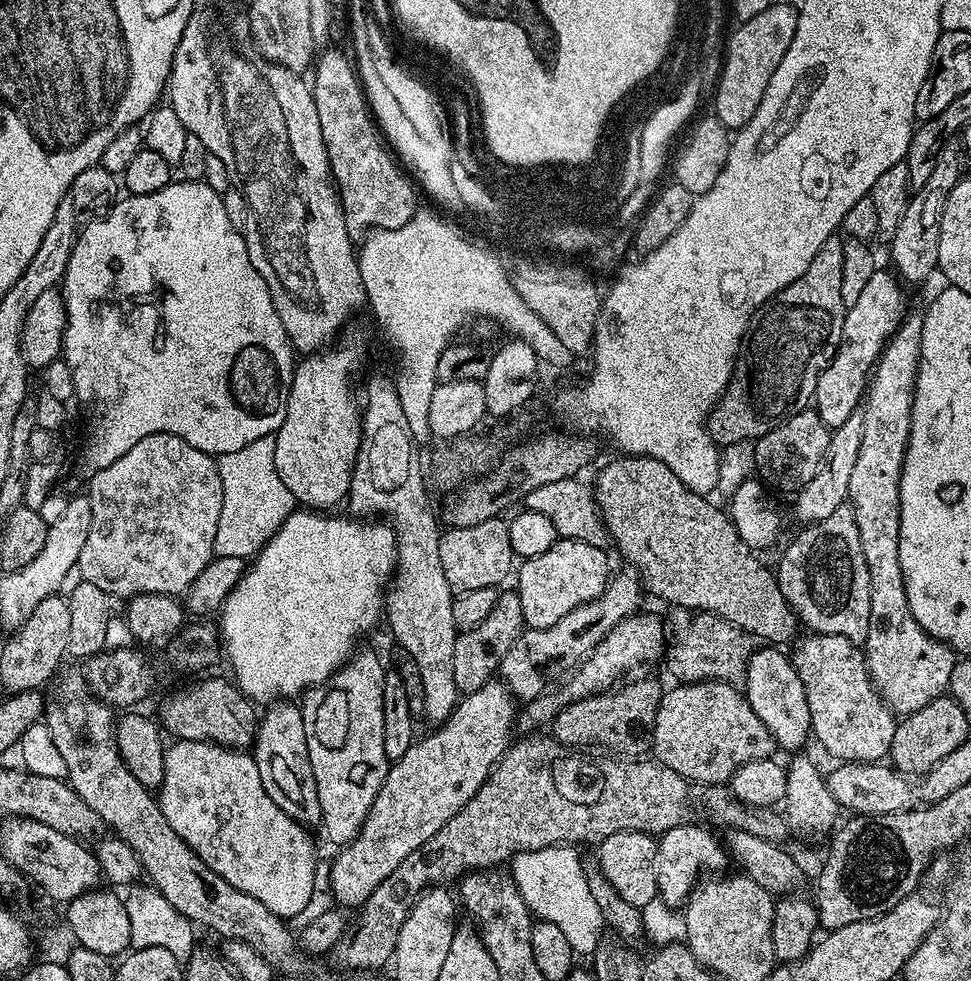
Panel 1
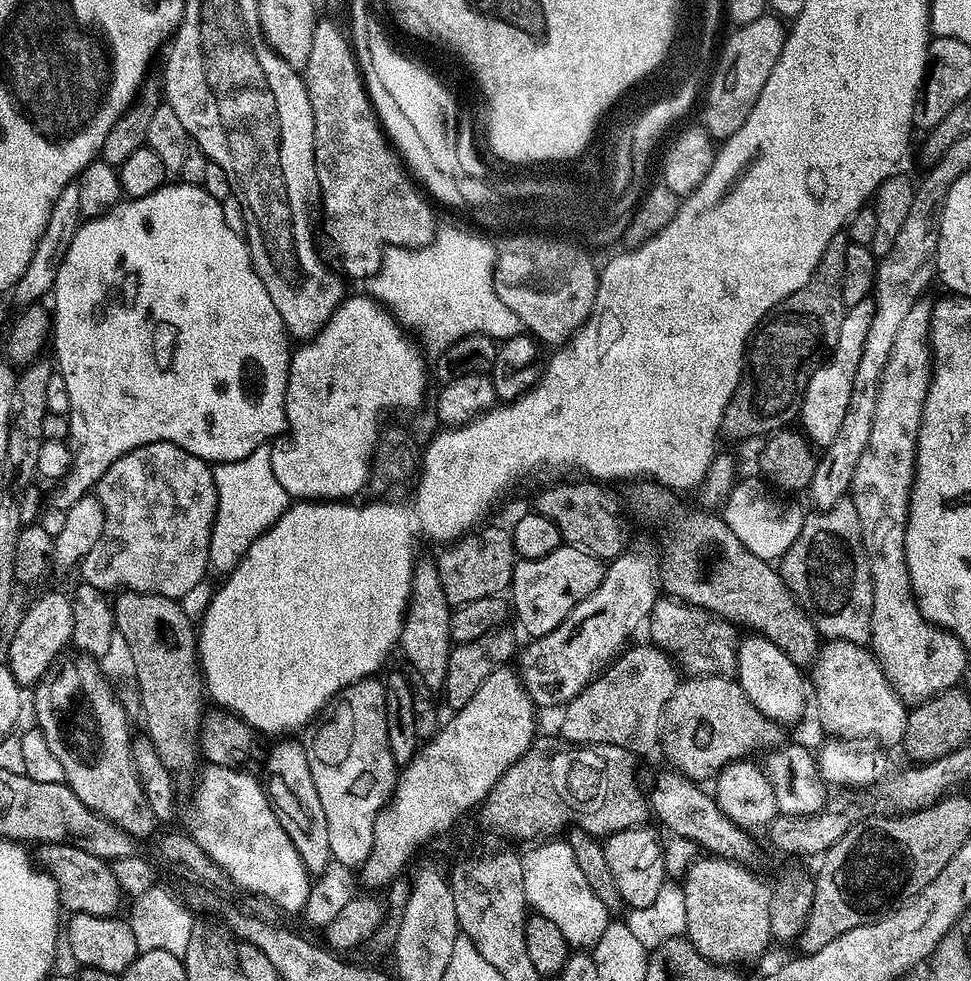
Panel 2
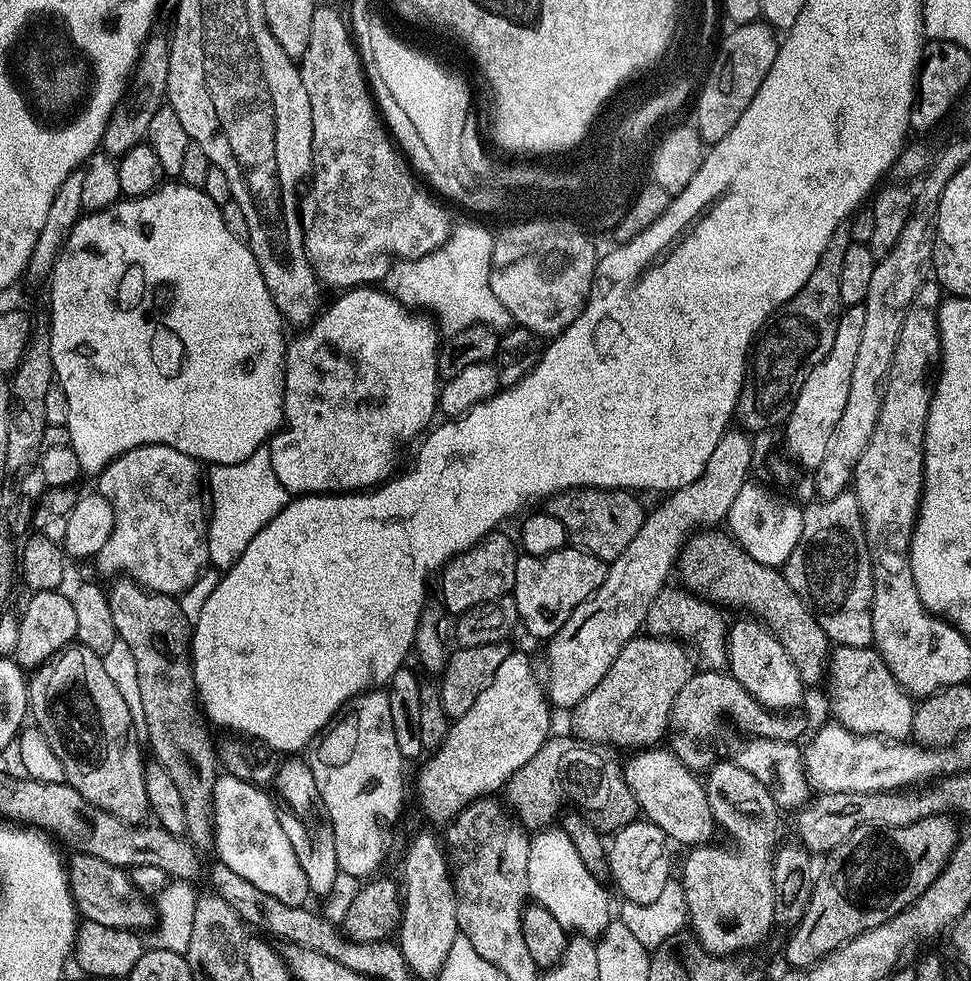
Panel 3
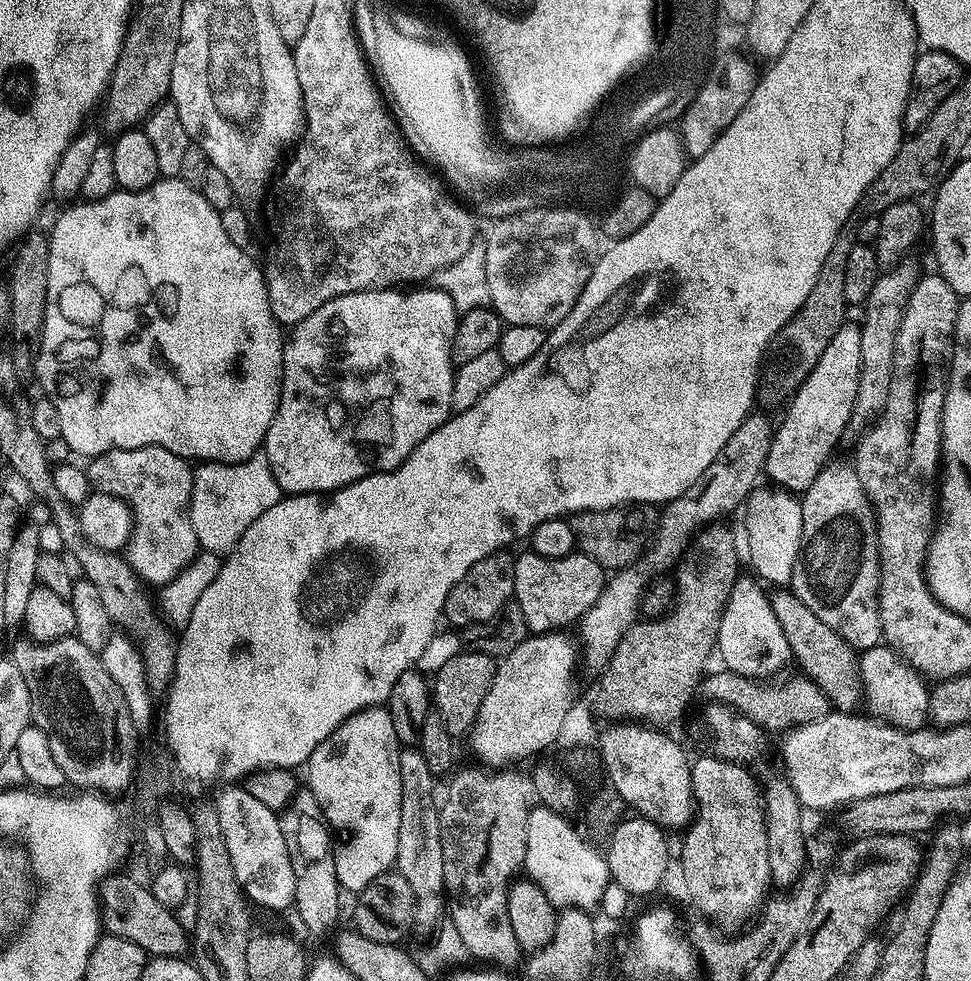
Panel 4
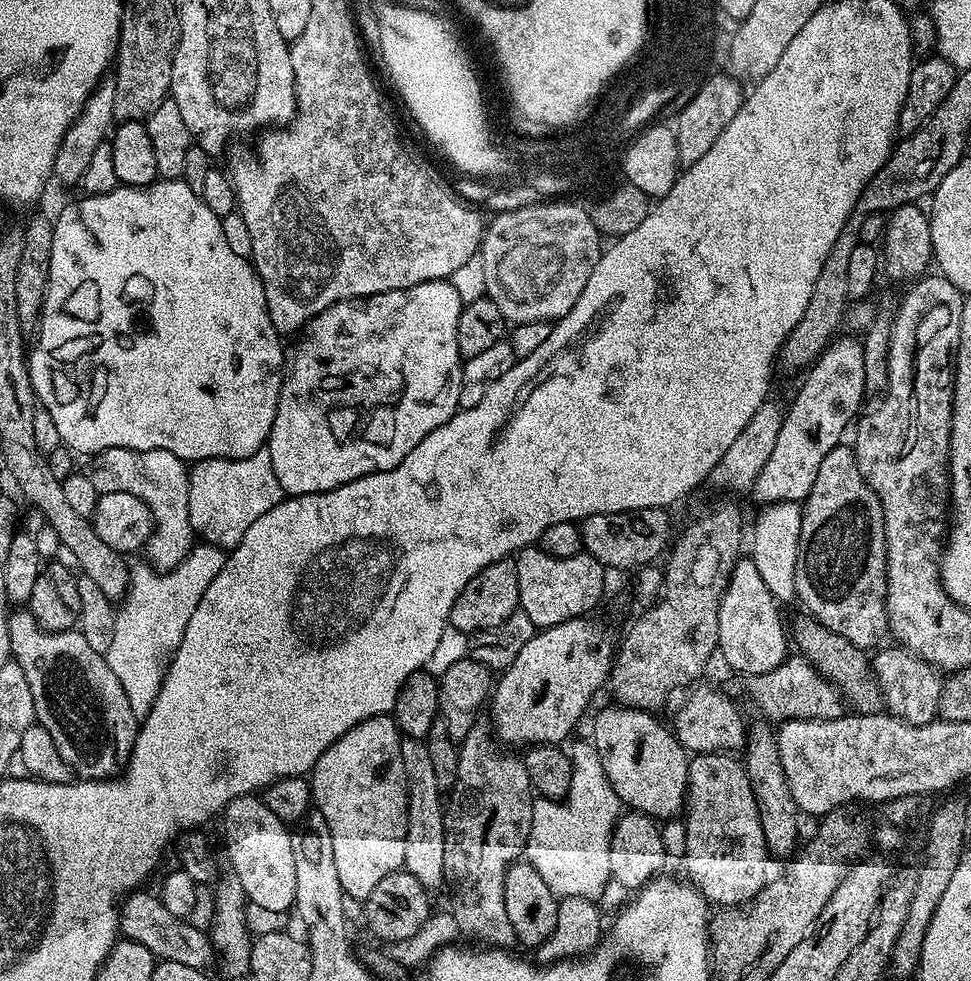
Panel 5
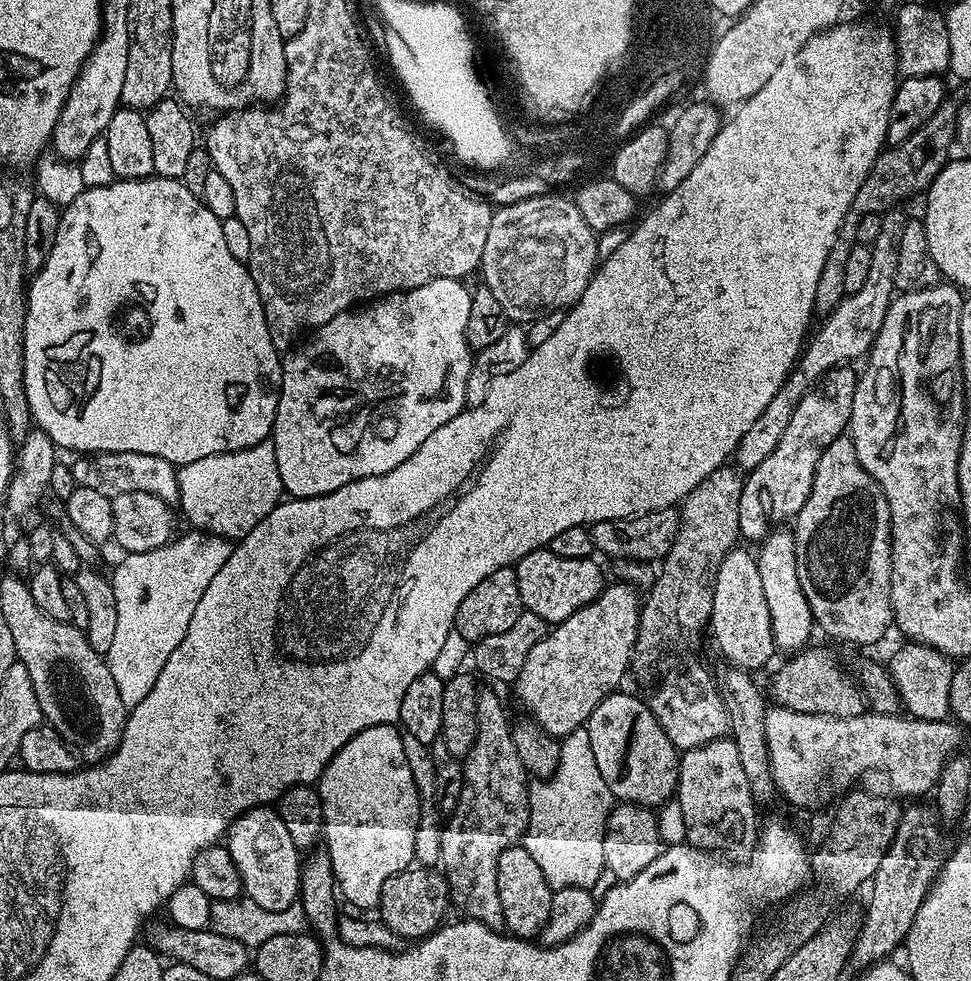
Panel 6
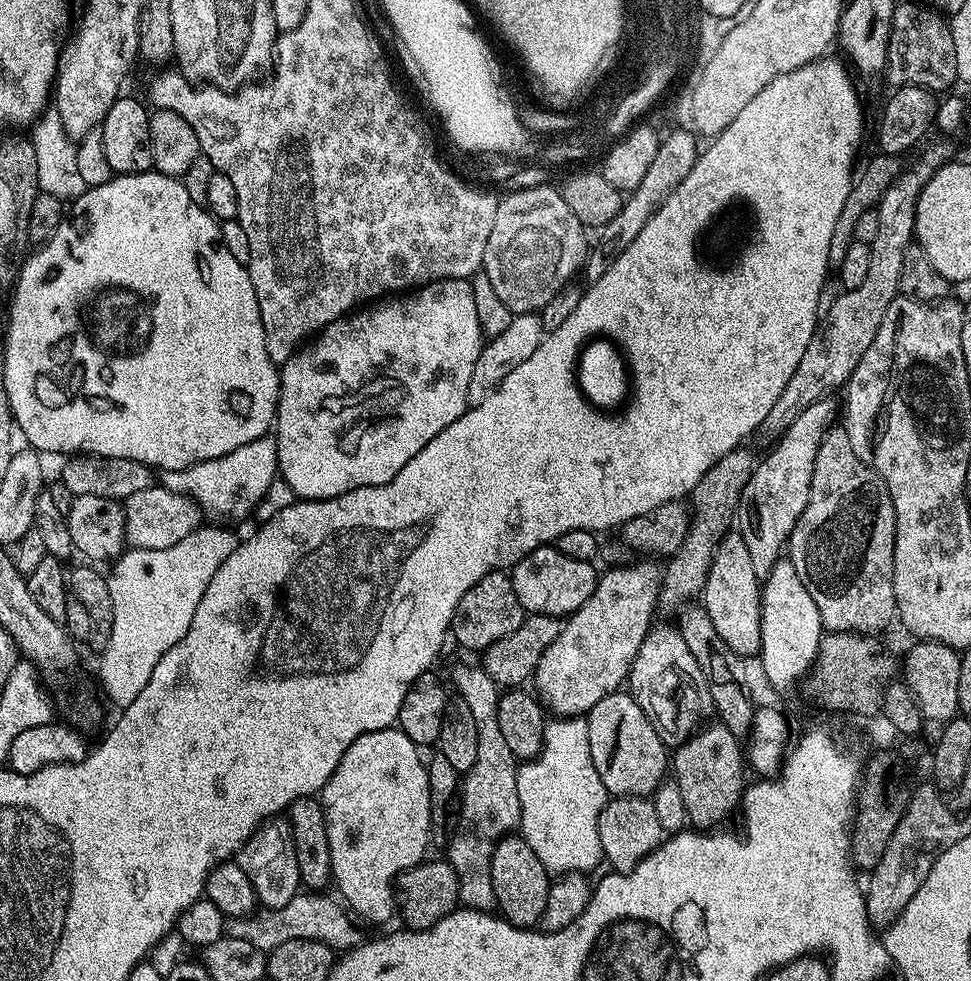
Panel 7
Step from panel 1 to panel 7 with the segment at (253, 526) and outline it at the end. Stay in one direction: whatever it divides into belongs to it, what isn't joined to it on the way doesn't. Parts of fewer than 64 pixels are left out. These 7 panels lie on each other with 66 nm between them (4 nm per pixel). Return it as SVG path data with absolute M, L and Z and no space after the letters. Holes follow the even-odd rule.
M269 434L254 442L246 442L246 446L238 446L238 450L230 450L230 454L222 454L222 458L210 458L206 462L198 462L189 468L177 472L165 472L162 476L163 487L171 492L181 492L183 496L191 496L200 505L205 517L213 516L216 522L232 522L228 520L244 520L255 513L260 499L272 481L278 476L278 446L275 435Z

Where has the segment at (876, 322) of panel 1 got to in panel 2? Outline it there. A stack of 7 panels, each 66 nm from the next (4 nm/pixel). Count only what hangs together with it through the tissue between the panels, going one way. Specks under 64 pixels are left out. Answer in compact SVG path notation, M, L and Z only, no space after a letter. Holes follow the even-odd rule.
M866 299L845 311L842 330L838 330L838 342L823 363L810 374L810 382L800 403L798 424L813 445L826 446L830 443L834 434L838 434L838 426L842 426L842 418L846 418L846 406L850 406L850 390L854 390L854 374L862 358L862 346L866 346L866 330L870 330L873 307L873 301Z

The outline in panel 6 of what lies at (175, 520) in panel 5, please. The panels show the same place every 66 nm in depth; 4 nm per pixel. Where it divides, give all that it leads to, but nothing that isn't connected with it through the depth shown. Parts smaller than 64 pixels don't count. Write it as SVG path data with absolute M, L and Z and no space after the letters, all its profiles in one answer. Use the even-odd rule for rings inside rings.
M97 452L80 454L73 460L76 461L71 461L70 467L79 487L98 490L109 497L118 492L142 490L146 494L154 494L169 502L176 502L180 499L176 481L177 465L166 462L166 458L133 452Z

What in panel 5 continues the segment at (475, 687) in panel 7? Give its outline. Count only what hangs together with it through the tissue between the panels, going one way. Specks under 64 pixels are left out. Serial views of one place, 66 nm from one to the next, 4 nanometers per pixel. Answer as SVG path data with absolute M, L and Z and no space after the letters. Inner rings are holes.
M477 722L470 730L470 734L466 734L466 738L459 741L458 747L460 749L460 757L458 758L458 774L456 775L456 782L450 789L452 801L447 801L444 811L445 822L445 866L444 866L444 884L448 892L452 895L452 905L450 911L452 912L457 926L461 933L466 937L473 936L474 939L480 940L481 945L491 946L493 948L502 948L505 950L511 949L516 944L516 935L514 934L514 926L510 926L510 918L506 915L506 872L509 864L515 864L517 860L521 859L522 853L528 847L528 835L530 834L530 826L532 825L532 806L534 803L534 789L528 771L524 765L523 759L519 755L507 756L490 739L490 728L487 723Z

